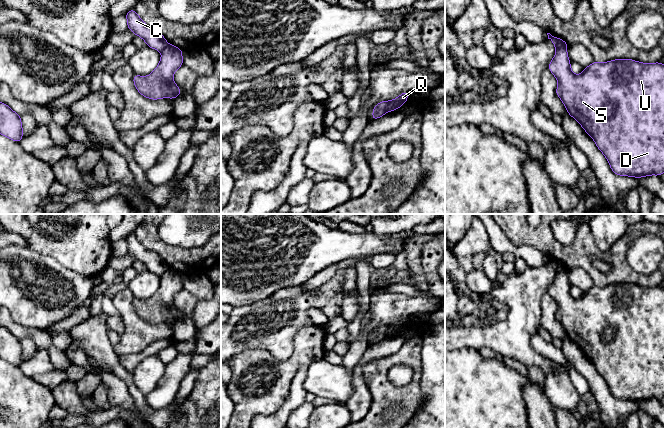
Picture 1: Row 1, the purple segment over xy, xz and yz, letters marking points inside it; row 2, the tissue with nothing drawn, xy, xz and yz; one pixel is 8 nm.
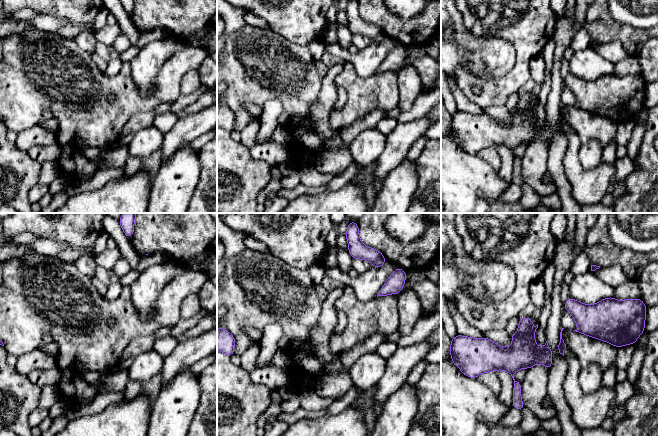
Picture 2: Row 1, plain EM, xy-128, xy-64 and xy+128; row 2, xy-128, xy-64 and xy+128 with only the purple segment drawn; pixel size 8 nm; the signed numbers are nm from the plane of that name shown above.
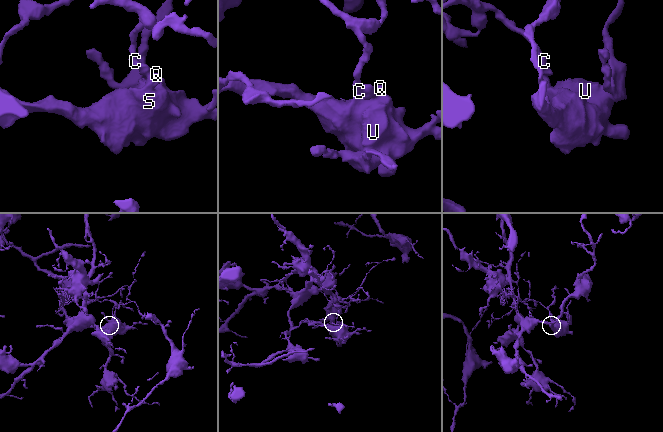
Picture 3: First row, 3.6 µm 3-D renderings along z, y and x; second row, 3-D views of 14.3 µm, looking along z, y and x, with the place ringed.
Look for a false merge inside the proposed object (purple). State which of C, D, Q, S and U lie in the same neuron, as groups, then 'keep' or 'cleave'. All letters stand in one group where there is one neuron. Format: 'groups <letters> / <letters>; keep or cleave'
groups C / D Q S U; cleave

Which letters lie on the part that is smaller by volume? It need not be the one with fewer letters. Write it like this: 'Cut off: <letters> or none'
Cut off: C

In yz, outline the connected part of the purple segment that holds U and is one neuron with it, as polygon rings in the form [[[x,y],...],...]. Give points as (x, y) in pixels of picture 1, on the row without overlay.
[[[567,271],[556,272],[548,293],[558,304],[557,320],[595,365],[615,399],[645,401],[664,397],[664,289],[631,283],[593,286],[580,299],[571,295]]]

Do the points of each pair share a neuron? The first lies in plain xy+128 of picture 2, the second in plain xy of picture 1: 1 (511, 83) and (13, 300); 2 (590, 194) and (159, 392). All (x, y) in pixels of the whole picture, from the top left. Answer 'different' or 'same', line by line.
1: different
2: same

